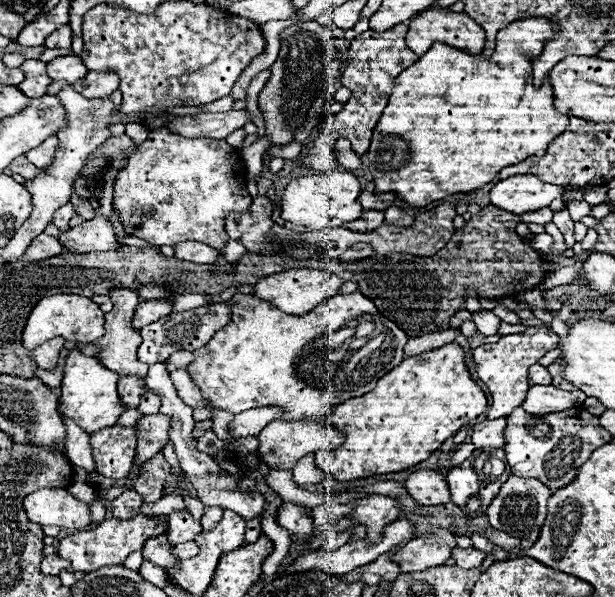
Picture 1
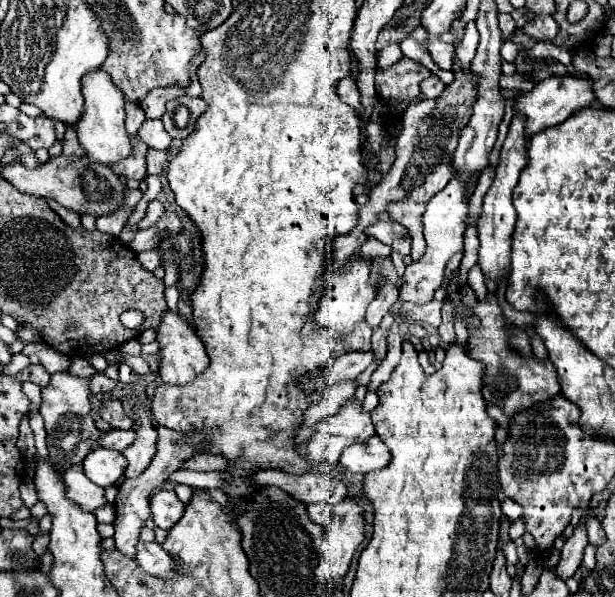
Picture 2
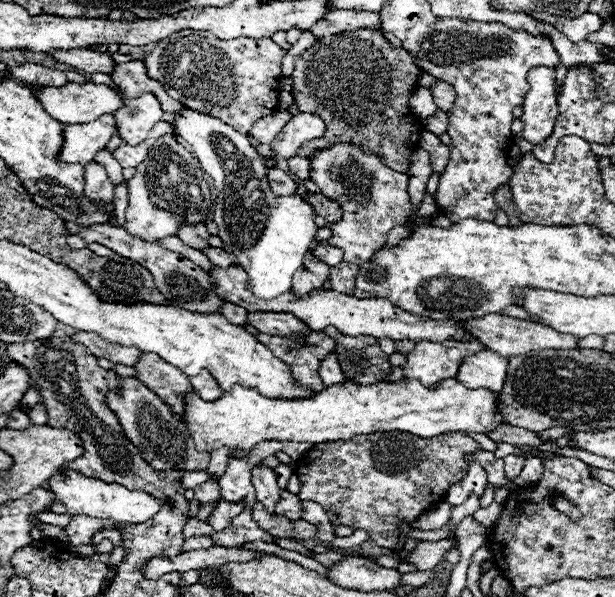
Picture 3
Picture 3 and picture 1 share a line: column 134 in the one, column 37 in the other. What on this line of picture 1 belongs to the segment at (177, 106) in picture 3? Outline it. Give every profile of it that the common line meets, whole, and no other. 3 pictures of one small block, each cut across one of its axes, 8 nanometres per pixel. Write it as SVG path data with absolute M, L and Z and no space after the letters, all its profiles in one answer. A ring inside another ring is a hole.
M26 60L20 68L26 74L26 82L22 82L22 86L18 86L28 98L40 98L46 94L48 86L52 84L48 72L46 72L46 62L40 60Z

